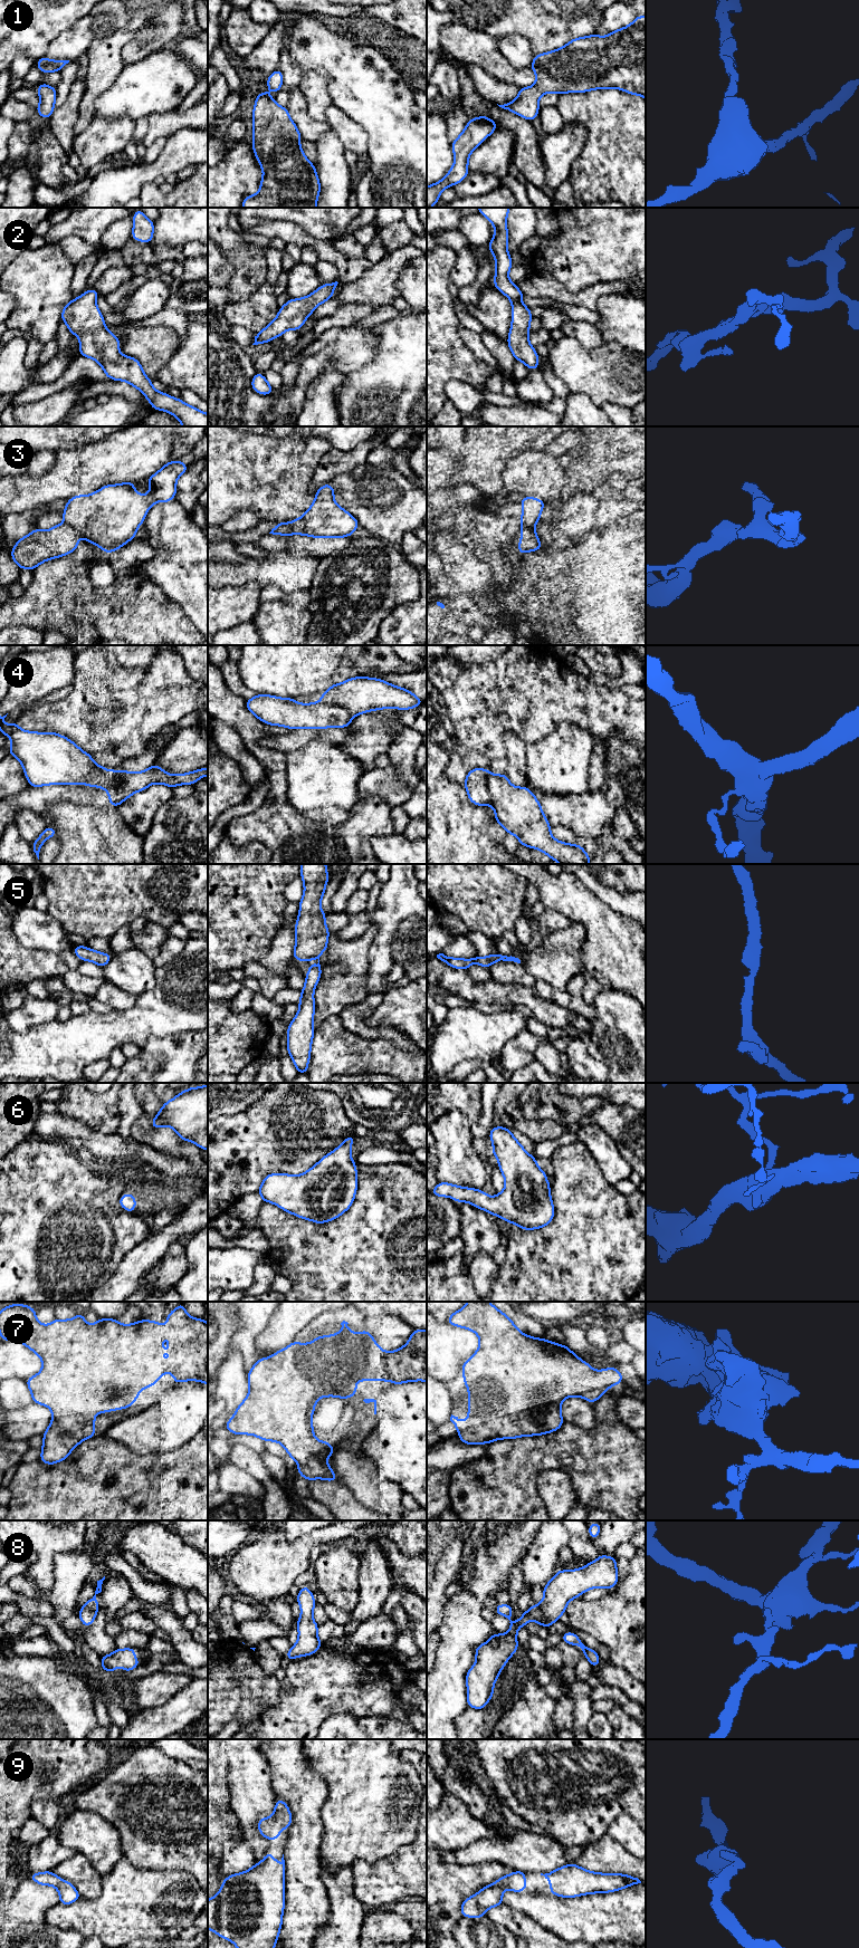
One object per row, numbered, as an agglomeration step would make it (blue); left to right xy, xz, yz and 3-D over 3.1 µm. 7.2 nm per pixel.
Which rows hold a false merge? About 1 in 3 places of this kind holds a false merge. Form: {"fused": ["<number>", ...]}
{"fused": ["3", "4"]}

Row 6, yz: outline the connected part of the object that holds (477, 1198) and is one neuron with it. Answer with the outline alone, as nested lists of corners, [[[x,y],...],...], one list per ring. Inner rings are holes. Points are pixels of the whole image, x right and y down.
[[[505,1126],[493,1127],[488,1136],[505,1179],[500,1193],[489,1197],[484,1190],[448,1182],[438,1182],[430,1193],[449,1197],[457,1202],[469,1202],[524,1230],[546,1227],[553,1220],[555,1210],[550,1194],[551,1184],[537,1165],[536,1158],[528,1154]]]

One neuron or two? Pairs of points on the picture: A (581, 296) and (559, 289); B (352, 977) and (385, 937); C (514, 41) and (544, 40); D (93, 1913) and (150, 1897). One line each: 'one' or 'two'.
A: one
B: two
C: two
D: one

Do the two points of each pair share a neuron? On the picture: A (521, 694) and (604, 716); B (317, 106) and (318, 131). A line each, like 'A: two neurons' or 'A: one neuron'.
A: one neuron
B: two neurons

